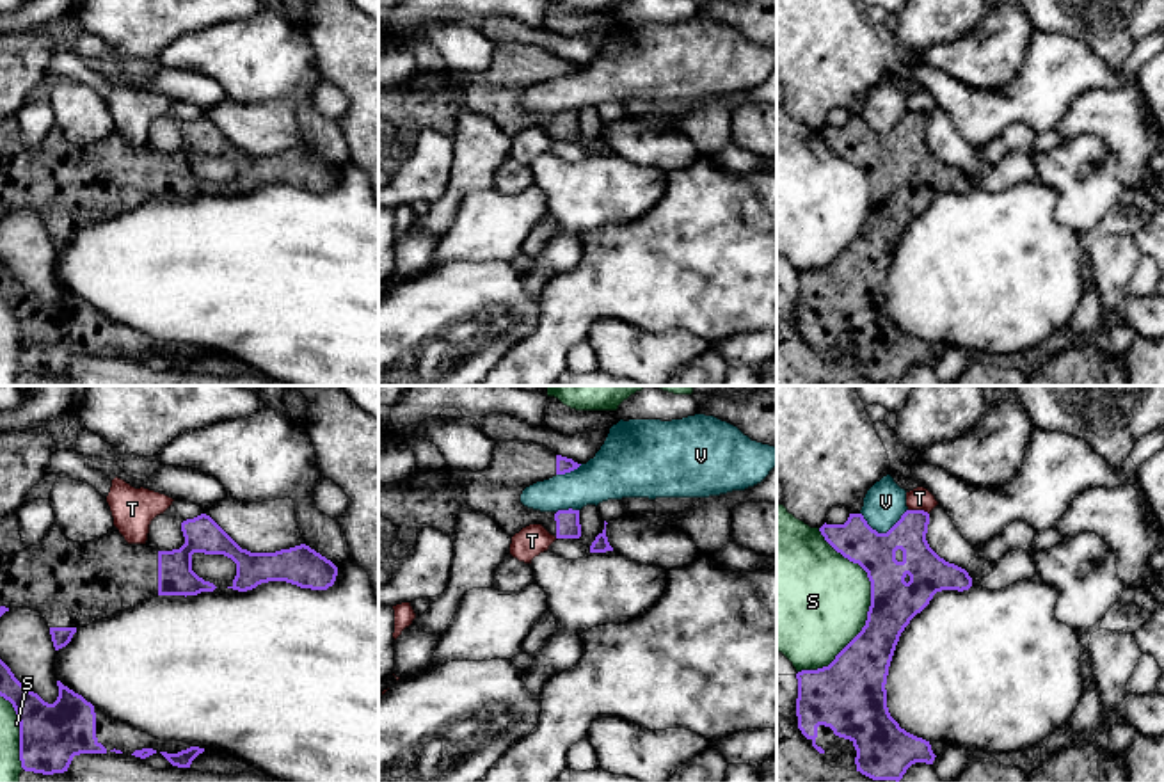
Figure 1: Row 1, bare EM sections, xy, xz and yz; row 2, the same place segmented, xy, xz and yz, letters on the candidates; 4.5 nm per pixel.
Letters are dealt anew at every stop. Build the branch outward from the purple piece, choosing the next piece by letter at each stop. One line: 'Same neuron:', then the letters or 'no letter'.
Same neuron: no letter

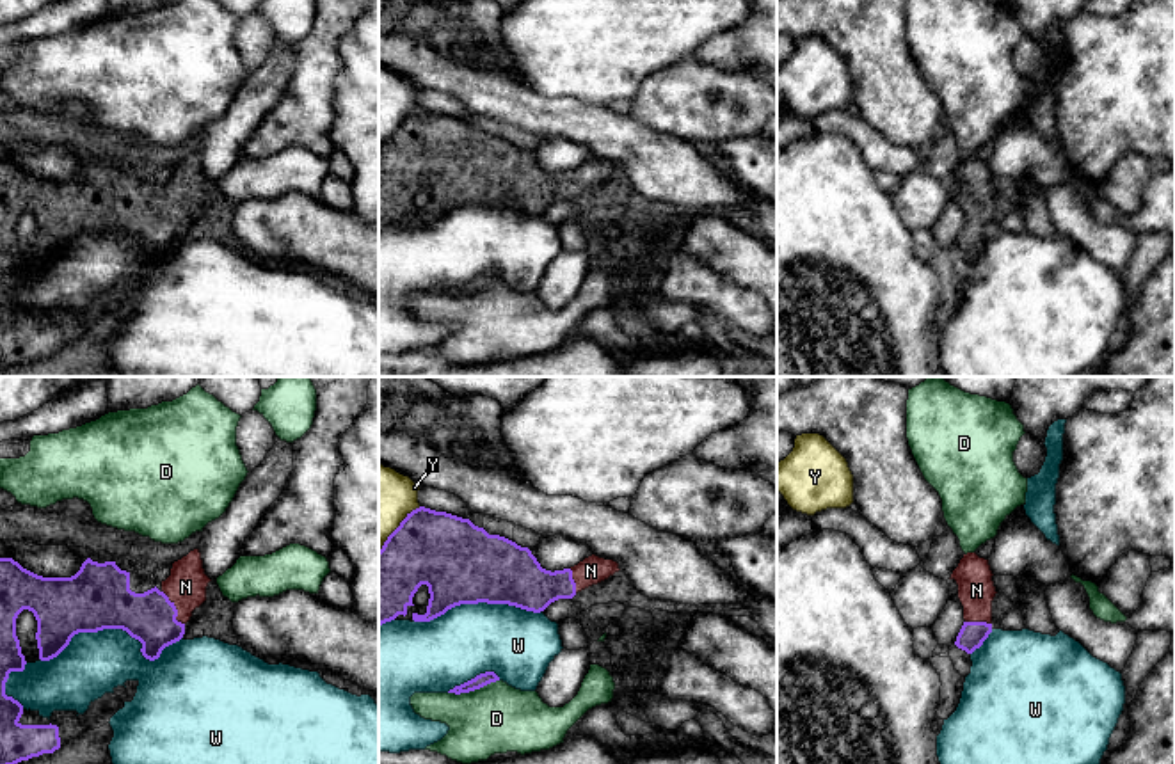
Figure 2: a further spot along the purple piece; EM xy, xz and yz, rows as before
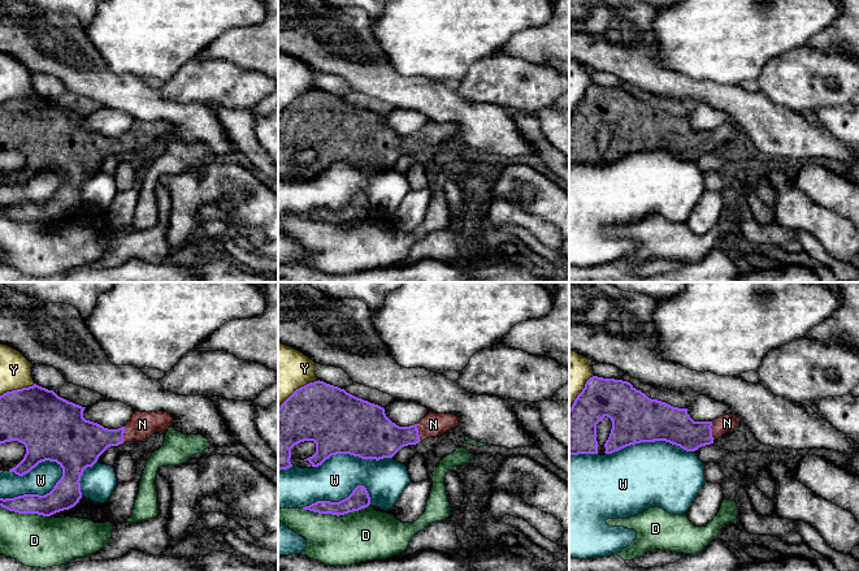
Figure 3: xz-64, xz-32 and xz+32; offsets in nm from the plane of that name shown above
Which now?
Same neuron: N

